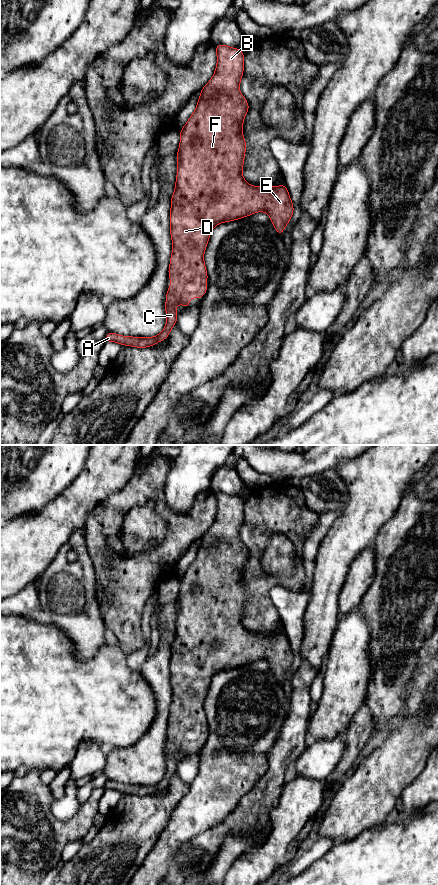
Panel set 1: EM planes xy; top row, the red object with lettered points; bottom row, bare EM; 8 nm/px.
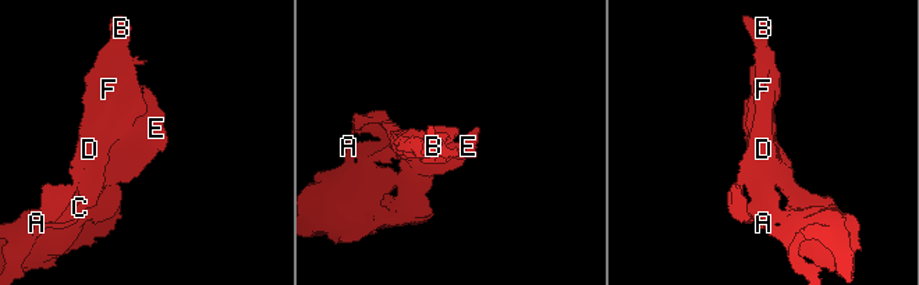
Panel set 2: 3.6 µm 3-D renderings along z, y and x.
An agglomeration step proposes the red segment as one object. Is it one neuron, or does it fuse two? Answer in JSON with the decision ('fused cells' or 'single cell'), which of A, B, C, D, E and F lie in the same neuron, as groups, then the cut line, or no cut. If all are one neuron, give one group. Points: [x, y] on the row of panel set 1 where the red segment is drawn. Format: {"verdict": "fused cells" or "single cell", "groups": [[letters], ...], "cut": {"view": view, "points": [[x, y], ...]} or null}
{"verdict": "single cell", "groups": [["A", "B", "C", "D", "E", "F"]], "cut": null}

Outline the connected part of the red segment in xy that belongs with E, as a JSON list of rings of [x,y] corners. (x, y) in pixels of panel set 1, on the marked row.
[[[222,44],[216,45],[215,50],[216,70],[200,91],[195,111],[179,131],[177,176],[170,209],[172,255],[168,274],[171,285],[166,293],[166,325],[154,337],[129,337],[108,332],[105,342],[142,349],[168,338],[178,318],[177,304],[181,303],[187,309],[192,306],[188,302],[189,298],[203,298],[208,289],[204,252],[217,224],[263,211],[269,215],[278,235],[283,235],[284,227],[289,224],[293,215],[294,206],[285,184],[263,188],[252,186],[243,178],[246,142],[242,131],[244,117],[249,111],[249,104],[239,90],[244,71],[244,52]]]

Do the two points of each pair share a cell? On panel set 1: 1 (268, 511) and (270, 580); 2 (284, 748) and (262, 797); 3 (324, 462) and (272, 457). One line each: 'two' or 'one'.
1: one
2: one
3: one

